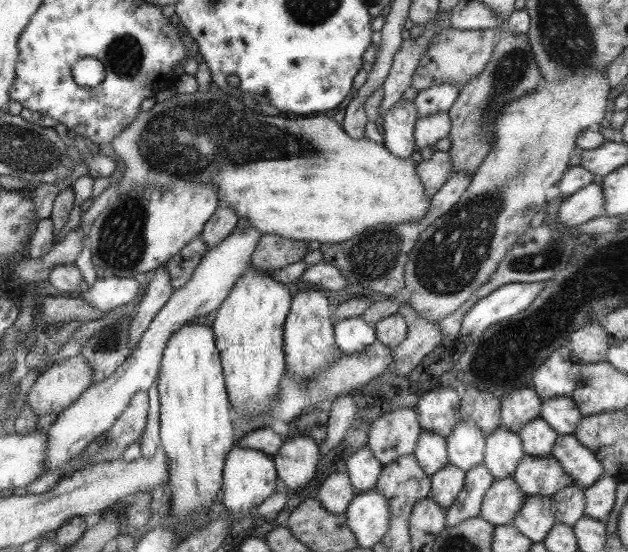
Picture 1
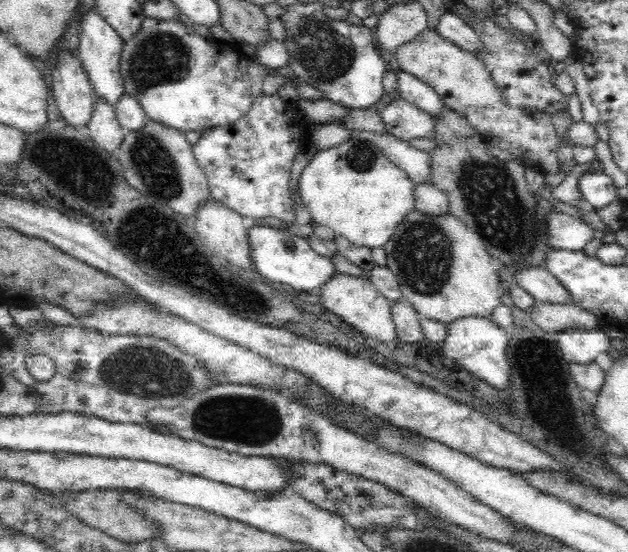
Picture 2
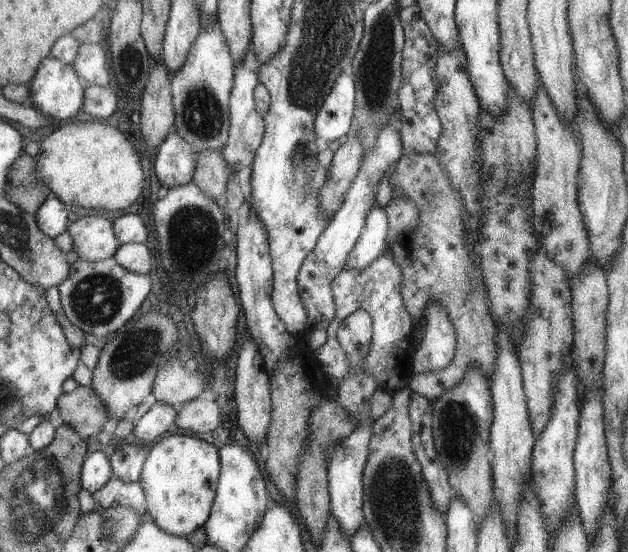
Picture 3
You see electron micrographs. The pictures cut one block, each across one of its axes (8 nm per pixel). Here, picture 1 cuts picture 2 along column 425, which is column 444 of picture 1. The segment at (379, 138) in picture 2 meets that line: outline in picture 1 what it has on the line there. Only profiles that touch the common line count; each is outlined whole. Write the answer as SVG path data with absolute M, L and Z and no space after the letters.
M433 152L433 156L429 160L421 160L417 164L419 168L419 182L423 182L423 188L427 190L429 196L435 196L437 190L449 180L449 176L453 174L451 168L451 160L449 160L449 152Z

